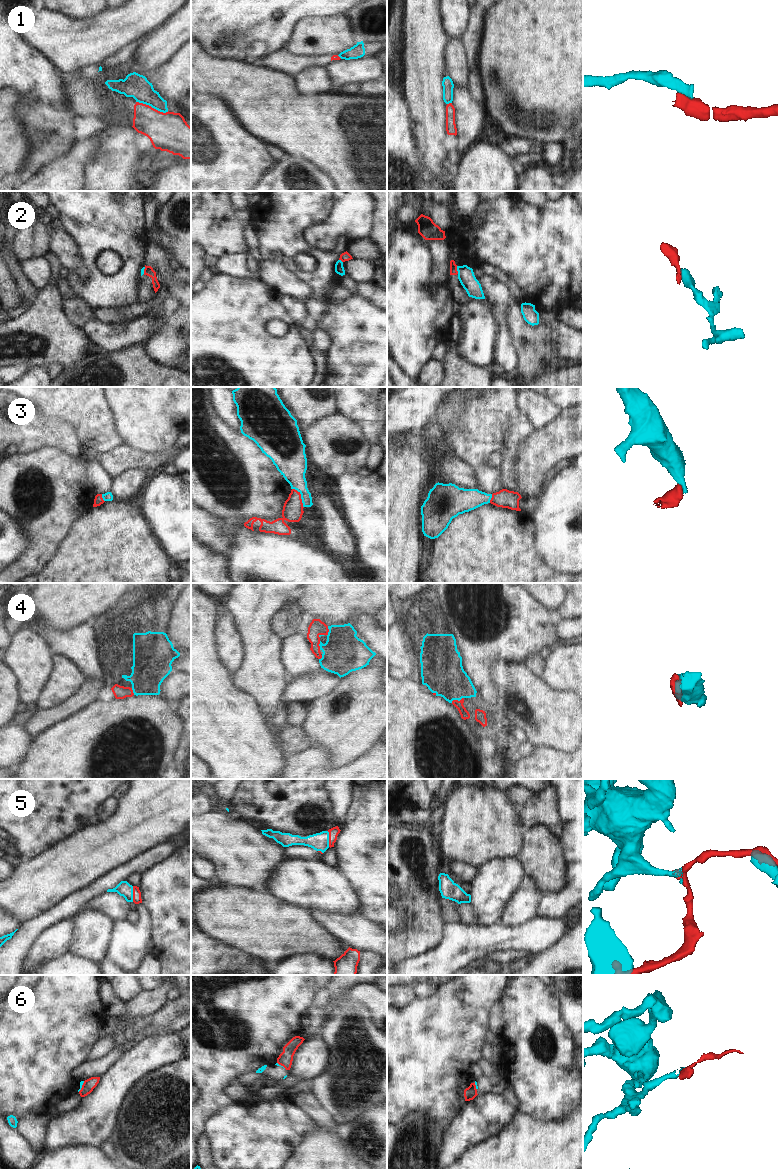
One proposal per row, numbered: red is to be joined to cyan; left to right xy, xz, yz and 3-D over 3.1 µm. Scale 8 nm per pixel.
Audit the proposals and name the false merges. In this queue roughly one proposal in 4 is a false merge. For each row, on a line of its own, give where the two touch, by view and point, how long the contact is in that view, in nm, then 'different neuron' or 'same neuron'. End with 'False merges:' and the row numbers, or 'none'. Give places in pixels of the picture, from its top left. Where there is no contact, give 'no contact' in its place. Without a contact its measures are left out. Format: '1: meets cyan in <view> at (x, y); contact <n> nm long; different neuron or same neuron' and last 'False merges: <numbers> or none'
1: meets cyan in xy at (152, 107); contact 280 nm long; different neuron
2: meets cyan in yz at (457, 270); contact 70 nm long; different neuron
3: meets cyan in xz at (301, 497); contact 180 nm long; different neuron
4: meets cyan in yz at (457, 699); contact 110 nm long; different neuron
5: meets cyan in xy at (132, 894); contact 130 nm long; same neuron
6: meets cyan in xy at (81, 1086); contact 100 nm long; different neuron
False merges: 1, 2, 3, 4, 6

